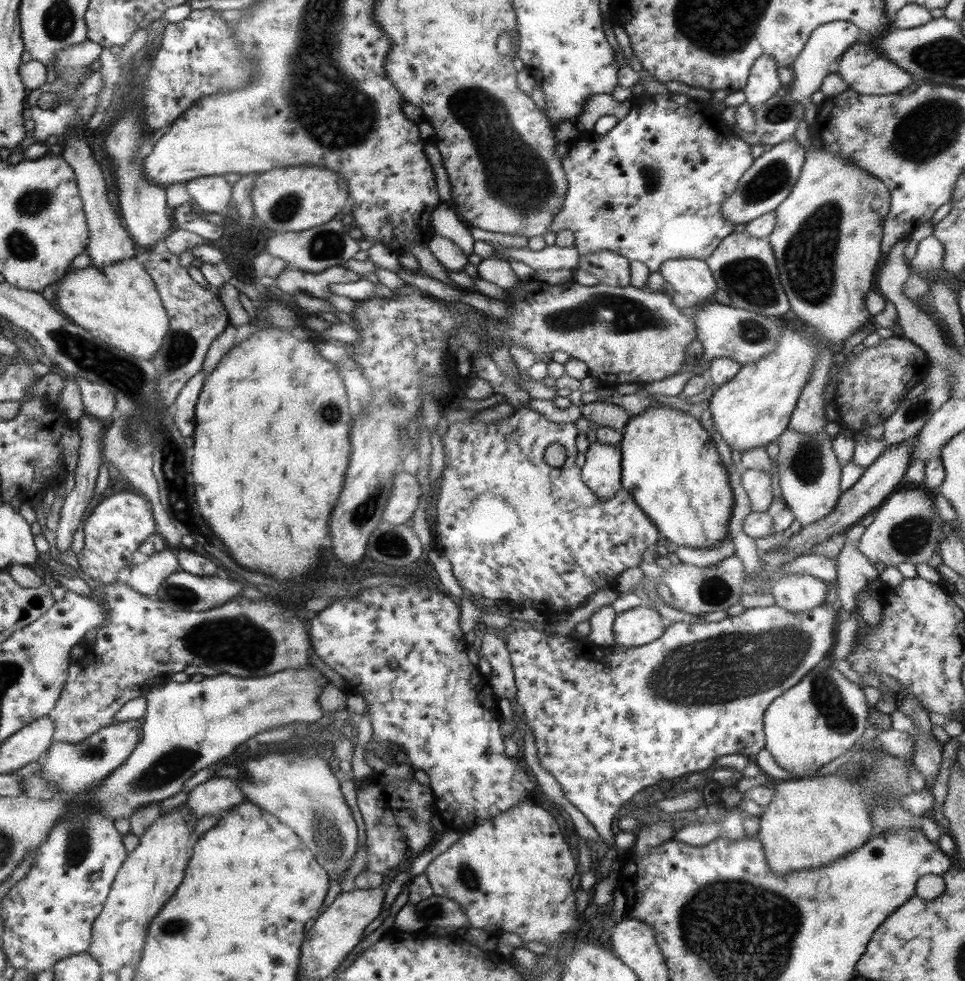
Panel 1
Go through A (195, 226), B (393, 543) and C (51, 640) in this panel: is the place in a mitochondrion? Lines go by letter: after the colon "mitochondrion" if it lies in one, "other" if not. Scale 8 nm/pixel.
A: other
B: mitochondrion
C: other

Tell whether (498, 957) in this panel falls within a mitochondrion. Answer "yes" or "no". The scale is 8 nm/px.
no

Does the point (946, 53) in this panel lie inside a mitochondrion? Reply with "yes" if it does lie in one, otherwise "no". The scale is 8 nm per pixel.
yes

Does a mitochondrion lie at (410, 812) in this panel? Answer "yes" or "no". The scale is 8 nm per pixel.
no

